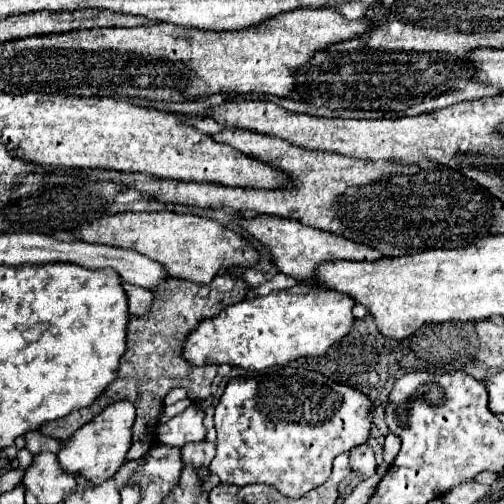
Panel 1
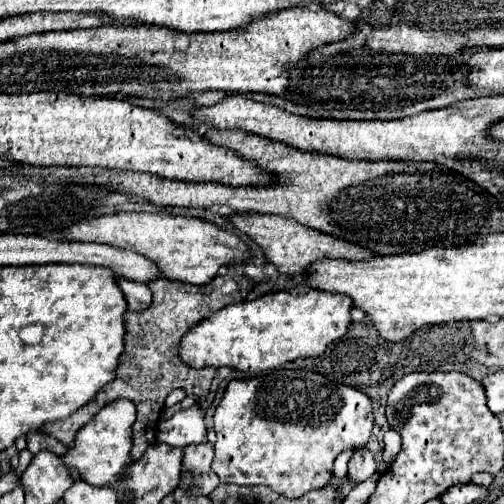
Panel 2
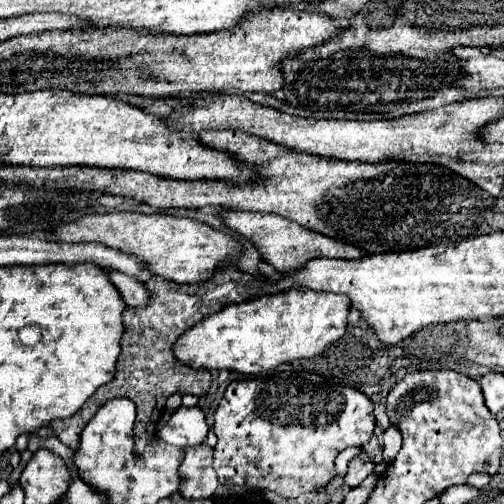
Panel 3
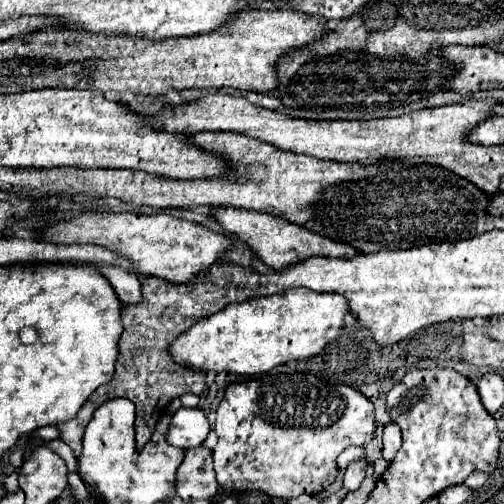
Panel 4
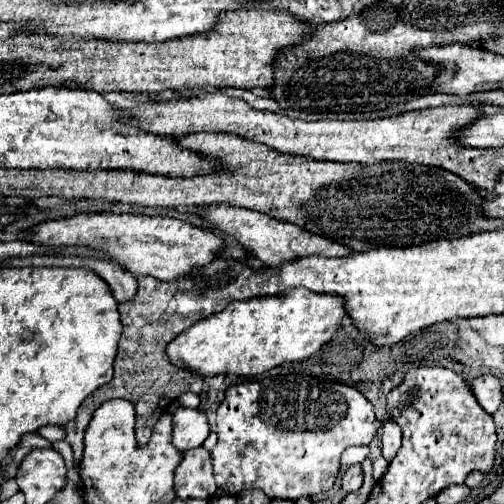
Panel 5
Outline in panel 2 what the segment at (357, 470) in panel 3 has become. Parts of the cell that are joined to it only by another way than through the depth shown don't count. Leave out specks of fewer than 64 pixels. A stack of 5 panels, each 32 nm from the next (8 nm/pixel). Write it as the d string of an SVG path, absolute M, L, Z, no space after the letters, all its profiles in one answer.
M366 448L356 450L352 460L348 462L348 476L352 478L350 482L358 484L358 482L370 478L374 472L376 472L376 462L374 462L372 452L366 450Z

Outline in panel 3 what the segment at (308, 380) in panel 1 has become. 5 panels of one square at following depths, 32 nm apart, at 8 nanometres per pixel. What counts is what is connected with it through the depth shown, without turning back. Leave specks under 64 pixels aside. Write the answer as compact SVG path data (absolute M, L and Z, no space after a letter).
M274 372L272 376L266 376L266 378L252 378L252 380L242 380L242 382L230 382L226 392L224 392L222 402L218 404L216 420L214 420L214 432L218 436L218 444L214 448L214 470L218 474L218 480L224 486L246 486L250 490L272 490L272 492L276 492L282 498L296 498L296 496L300 496L304 492L322 490L336 476L334 458L344 448L348 448L348 446L364 446L370 440L370 436L374 432L374 426L376 426L372 410L374 410L374 404L370 402L370 398L366 394L362 394L356 388L350 388L350 386L324 382L320 376L310 374L310 372Z

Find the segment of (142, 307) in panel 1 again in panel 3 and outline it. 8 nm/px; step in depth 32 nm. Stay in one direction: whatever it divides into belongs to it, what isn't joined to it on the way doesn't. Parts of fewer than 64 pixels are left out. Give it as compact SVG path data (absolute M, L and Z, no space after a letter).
M106 268L106 272L110 276L110 282L116 286L122 300L128 306L138 308L138 306L144 306L148 302L148 292L146 292L146 288L144 288L144 284L140 280L136 280L134 276L128 276L124 272L116 272L112 268Z

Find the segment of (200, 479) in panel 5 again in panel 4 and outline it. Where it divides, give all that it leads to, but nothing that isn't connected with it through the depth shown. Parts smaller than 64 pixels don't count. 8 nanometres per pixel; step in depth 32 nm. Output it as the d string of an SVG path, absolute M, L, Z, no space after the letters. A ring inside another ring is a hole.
M206 446L188 448L176 472L176 494L184 501L210 500L218 492L212 468L212 452ZM198 460L198 462L196 462ZM194 466L194 470L192 470Z

